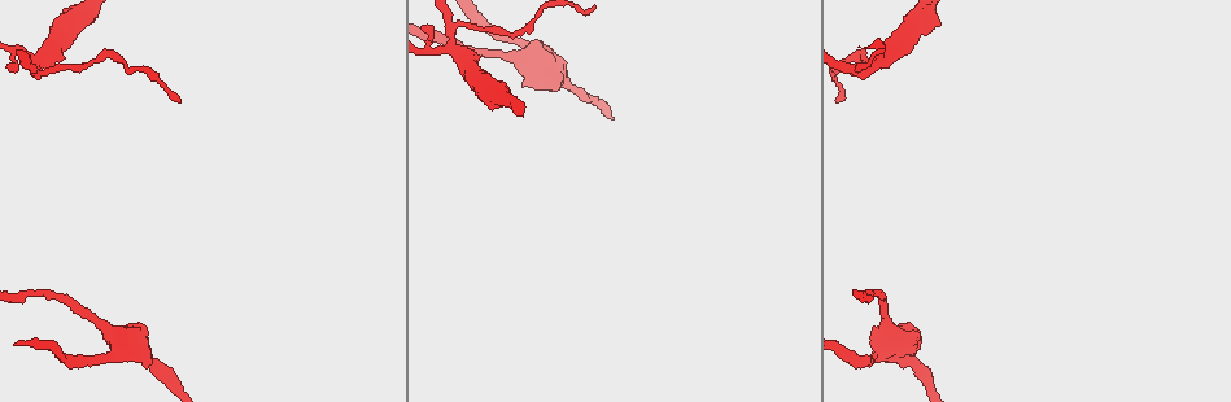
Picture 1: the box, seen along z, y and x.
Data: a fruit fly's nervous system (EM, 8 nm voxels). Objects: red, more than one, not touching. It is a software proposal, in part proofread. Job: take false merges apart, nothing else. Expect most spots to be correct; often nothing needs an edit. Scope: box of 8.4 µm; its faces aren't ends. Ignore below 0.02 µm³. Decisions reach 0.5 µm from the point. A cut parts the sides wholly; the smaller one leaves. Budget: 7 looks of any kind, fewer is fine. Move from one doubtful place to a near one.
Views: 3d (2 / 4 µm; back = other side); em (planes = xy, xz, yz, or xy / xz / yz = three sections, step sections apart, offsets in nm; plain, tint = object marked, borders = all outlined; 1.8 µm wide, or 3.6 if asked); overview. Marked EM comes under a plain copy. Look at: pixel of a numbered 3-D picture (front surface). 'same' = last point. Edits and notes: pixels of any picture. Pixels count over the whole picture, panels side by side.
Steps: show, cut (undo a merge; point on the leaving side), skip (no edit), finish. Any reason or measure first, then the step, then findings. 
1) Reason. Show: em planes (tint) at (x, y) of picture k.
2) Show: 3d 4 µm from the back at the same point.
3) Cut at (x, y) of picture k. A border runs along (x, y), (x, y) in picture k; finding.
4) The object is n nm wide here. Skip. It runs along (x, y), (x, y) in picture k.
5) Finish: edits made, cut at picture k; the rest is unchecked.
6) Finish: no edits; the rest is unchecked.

Thin arm on a thick one. Show: em planes (tint) at (451, 37) of picture 1.

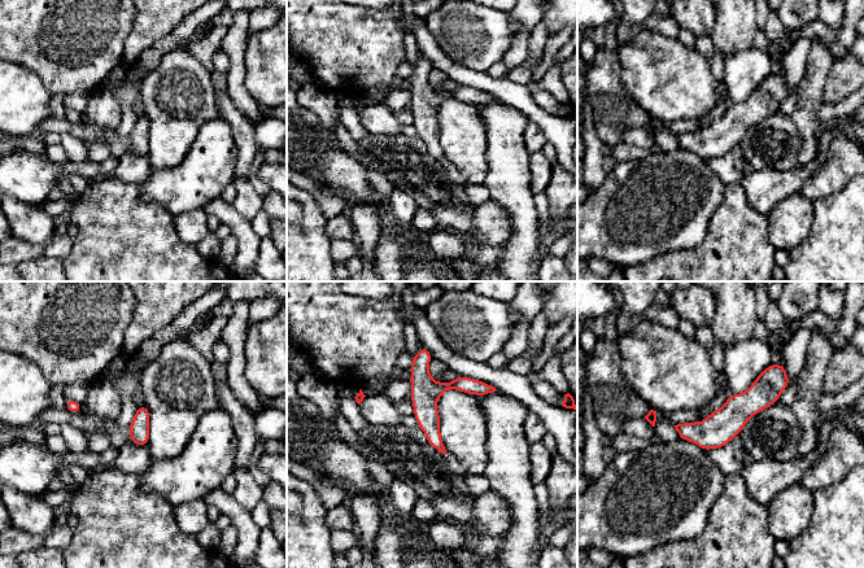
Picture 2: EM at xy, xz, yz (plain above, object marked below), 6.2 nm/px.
Skip. It runs along (772, 367), (718, 429), (681, 433) in picture 2; one cell here.

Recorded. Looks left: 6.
Branch point. Show: 3d 4 µm at (125, 353) of picture 1.

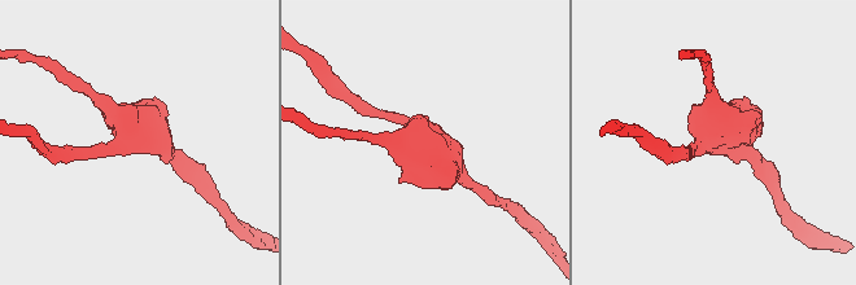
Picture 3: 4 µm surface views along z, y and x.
Shape alone is not enough. Show: em 3.6 µm xz step 16 (tint) at (135, 139) of picture 3.

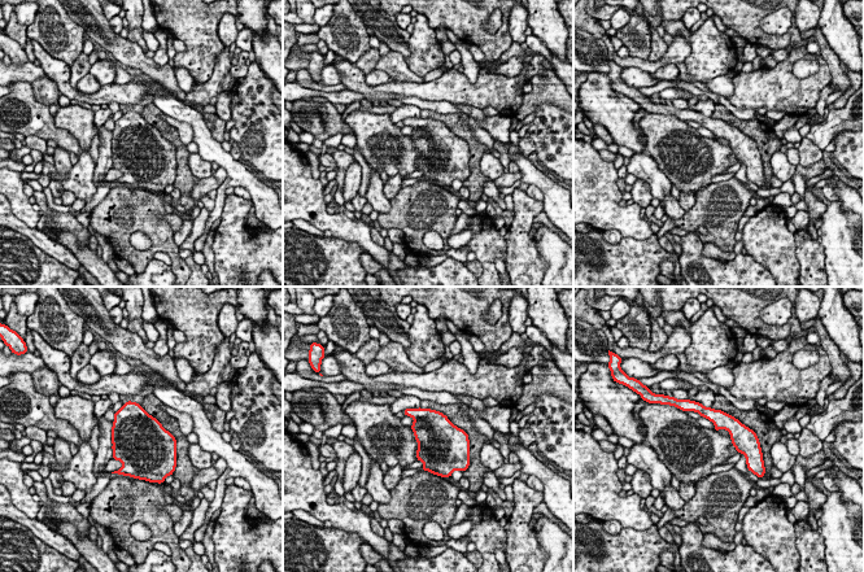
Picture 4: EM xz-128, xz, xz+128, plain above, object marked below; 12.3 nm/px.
Another direction. Show: em 3.6 µm planes (borders) at the same point.

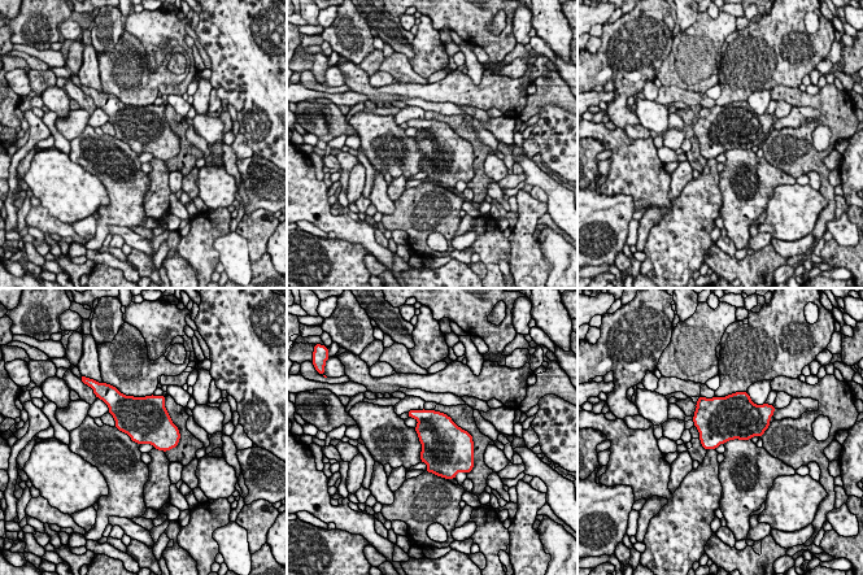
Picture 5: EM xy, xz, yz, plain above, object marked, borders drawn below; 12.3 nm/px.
Skip. One cell here.

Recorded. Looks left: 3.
Narrows sharply. Show: em yz step 8 (tint) at (871, 293) of picture 1.

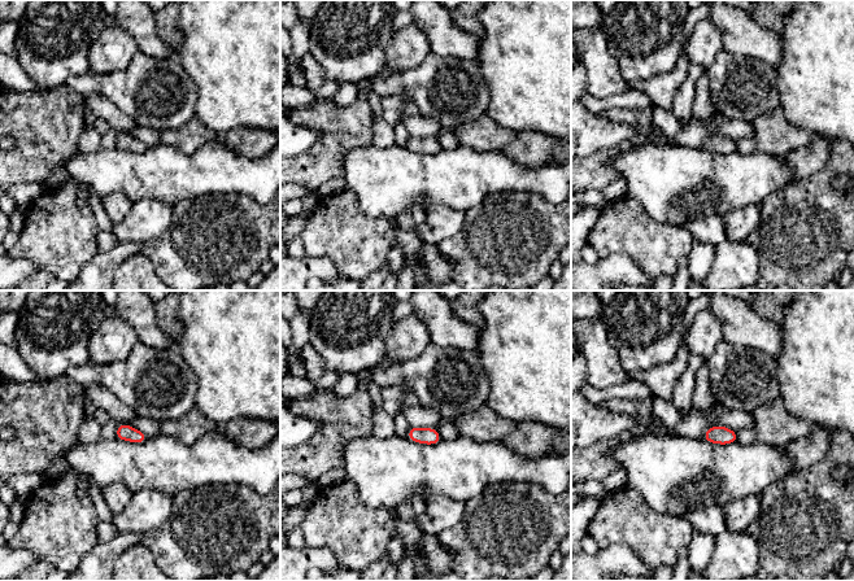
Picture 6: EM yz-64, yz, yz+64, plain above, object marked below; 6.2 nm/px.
Another direction. Show: em planes (tint) at the same point.

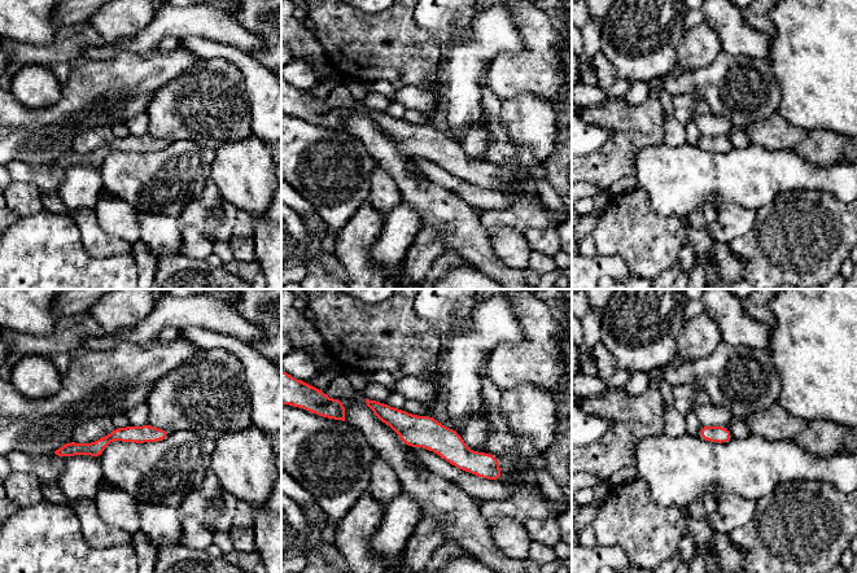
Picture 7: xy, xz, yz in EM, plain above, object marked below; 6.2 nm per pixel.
Skip. One cell here.

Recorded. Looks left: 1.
Finish: no edits; the rest is unchecked.

